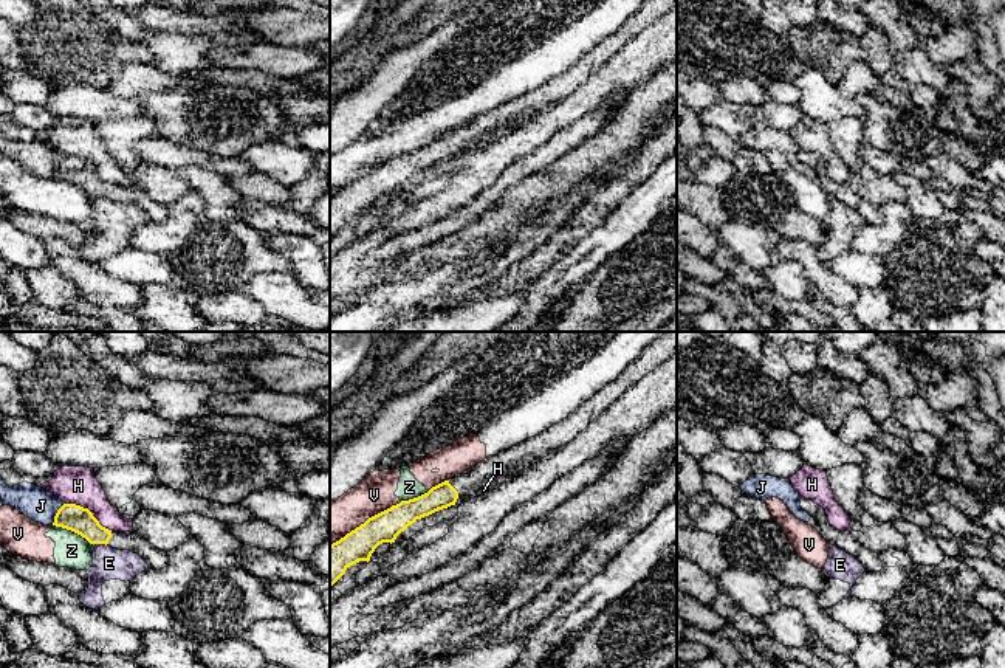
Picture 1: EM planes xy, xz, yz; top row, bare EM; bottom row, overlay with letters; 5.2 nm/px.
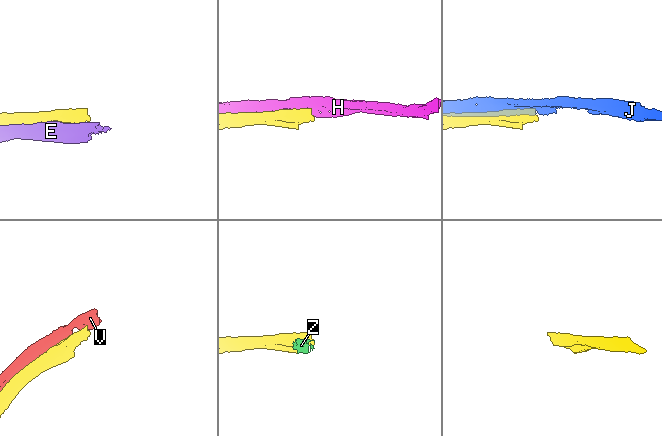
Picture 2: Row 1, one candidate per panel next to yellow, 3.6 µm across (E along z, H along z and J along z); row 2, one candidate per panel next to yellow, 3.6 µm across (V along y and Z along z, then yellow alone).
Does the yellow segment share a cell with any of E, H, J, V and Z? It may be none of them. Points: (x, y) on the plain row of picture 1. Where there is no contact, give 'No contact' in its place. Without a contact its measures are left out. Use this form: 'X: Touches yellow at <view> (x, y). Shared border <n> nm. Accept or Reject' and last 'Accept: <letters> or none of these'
E: Touches yellow at xy (99, 196). Shared border 70 nm. Reject
H: Touches yellow at xy (89, 163). Shared border 280 nm. Reject
J: Touches yellow at xy (56, 168). Shared border 130 nm. Reject
V: Touches yellow at xz (367, 172). Shared border 440 nm. Reject
Z: Touches yellow at xy (73, 183). Shared border 240 nm. Reject
Accept: none of these

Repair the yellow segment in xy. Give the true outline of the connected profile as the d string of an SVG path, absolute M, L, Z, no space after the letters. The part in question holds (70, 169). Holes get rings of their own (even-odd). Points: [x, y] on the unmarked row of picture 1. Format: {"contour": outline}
{"contour": "M63 157L57 163L53 178L81 188L90 197L105 197L111 201L135 205L153 223L164 222L169 215L167 205L133 184L115 184L102 180L88 161L76 157Z"}

